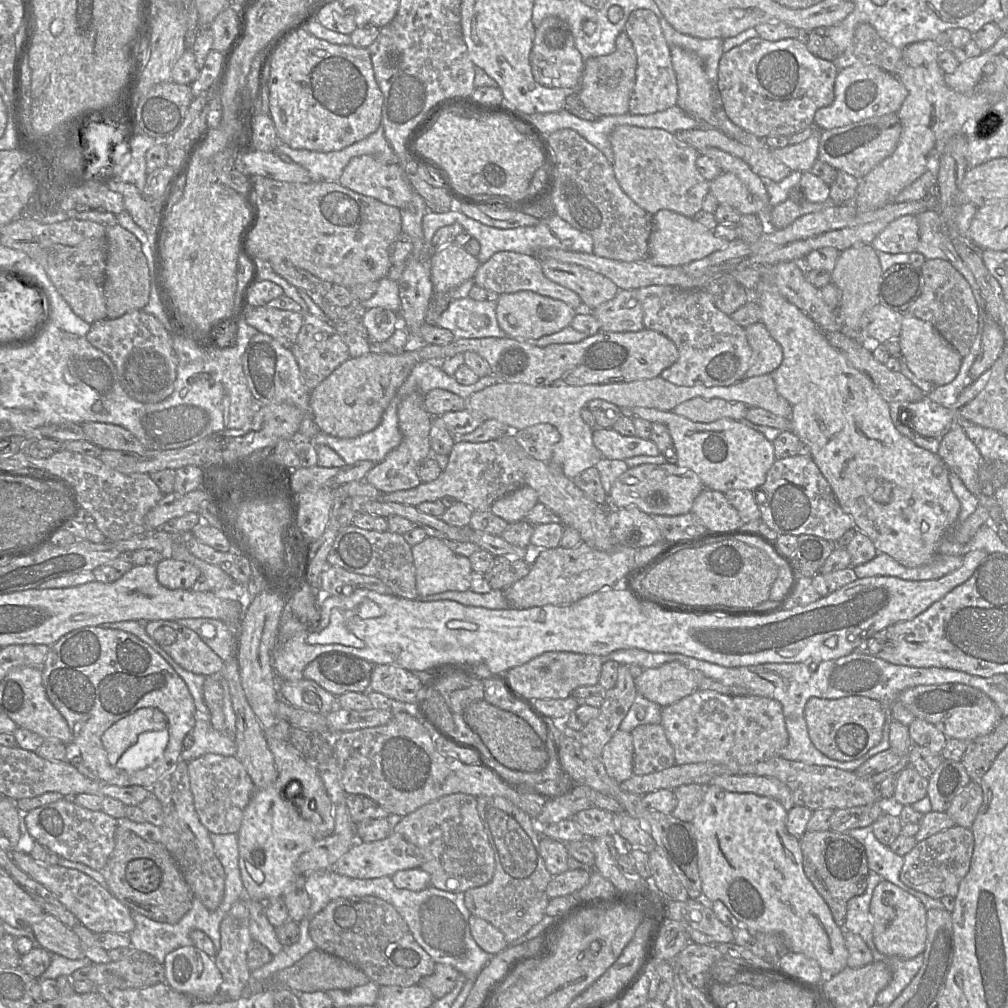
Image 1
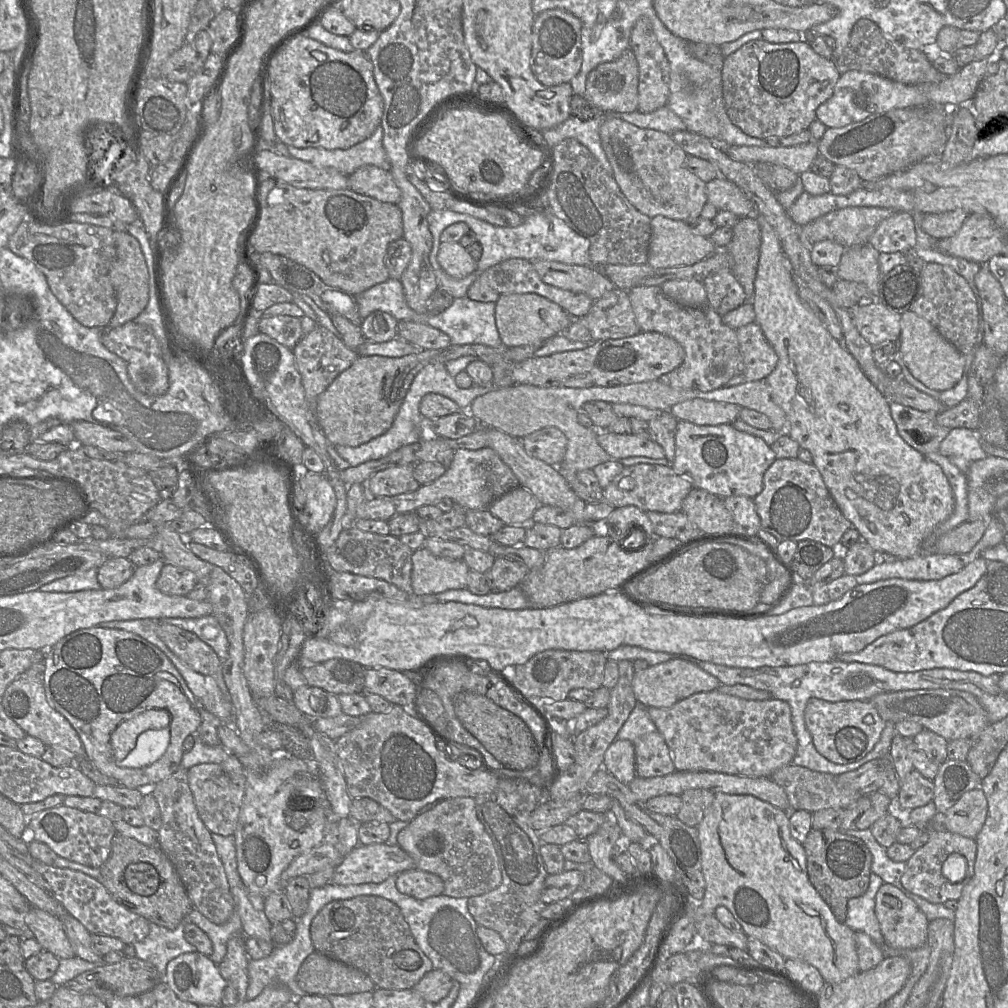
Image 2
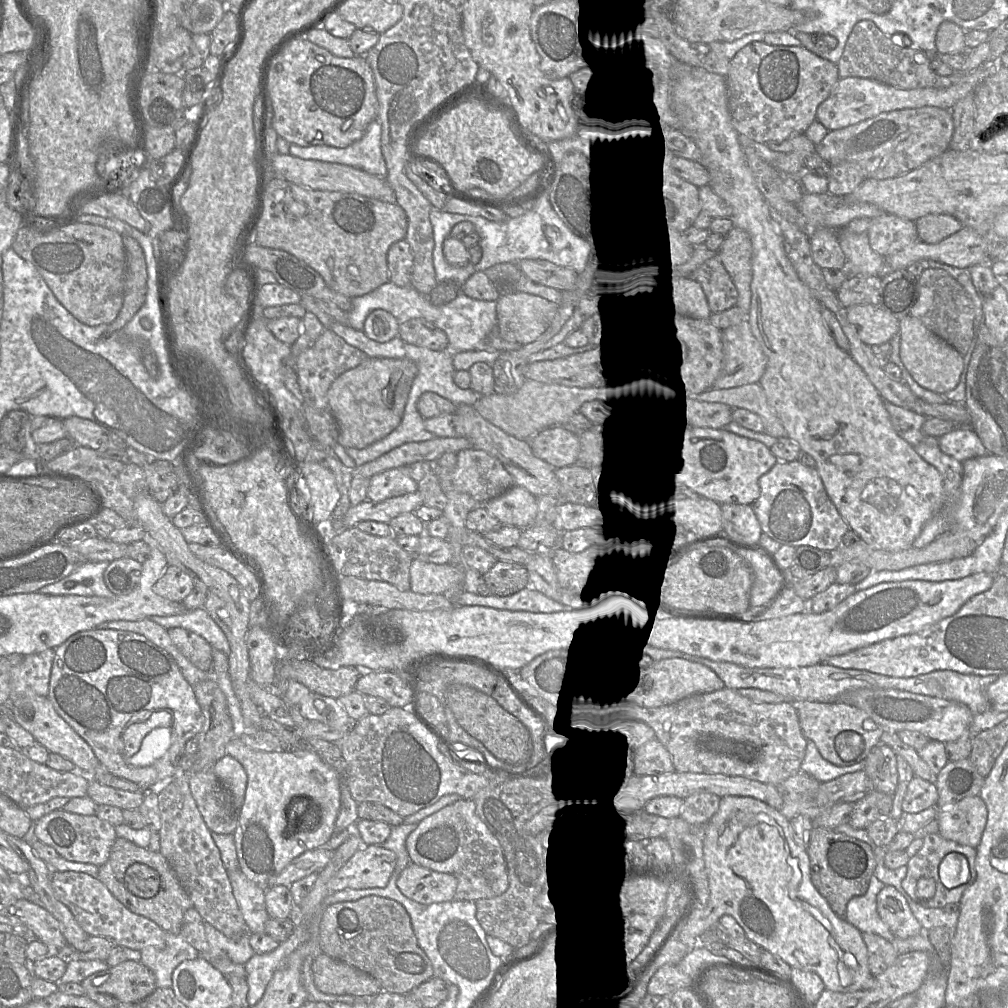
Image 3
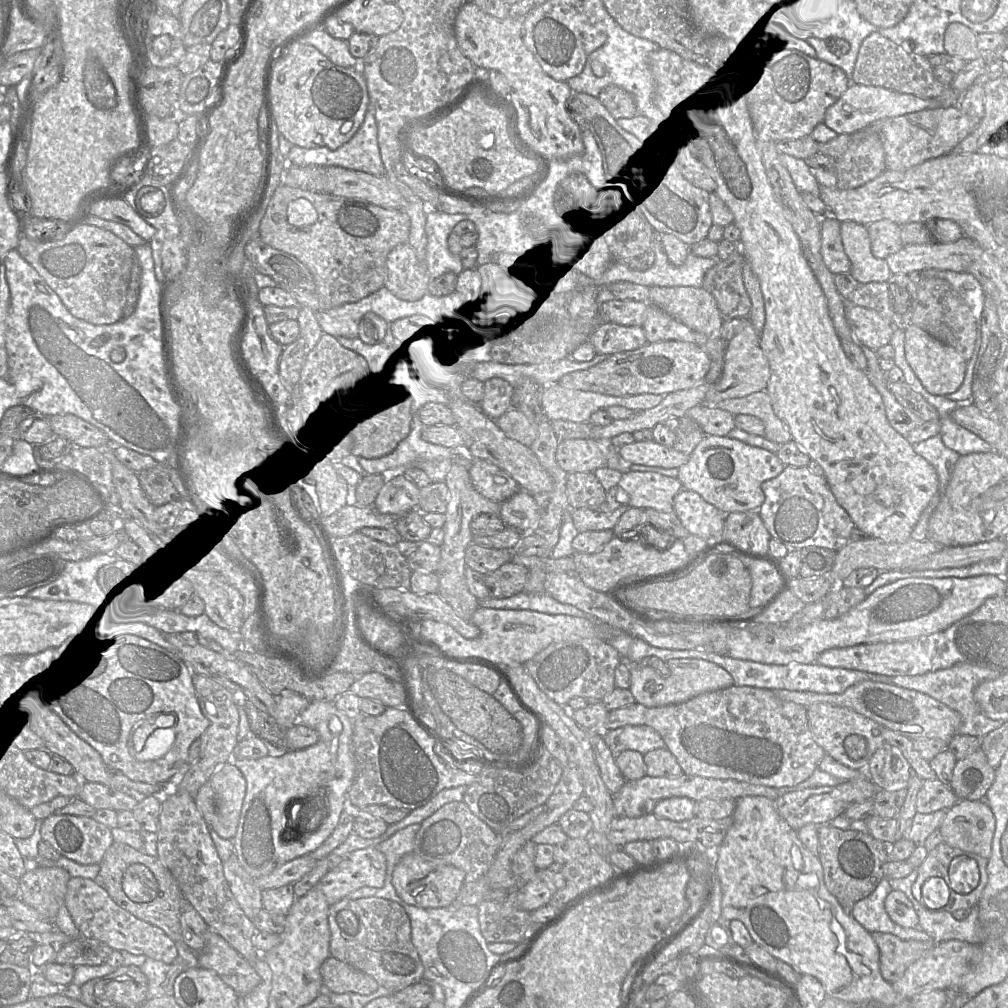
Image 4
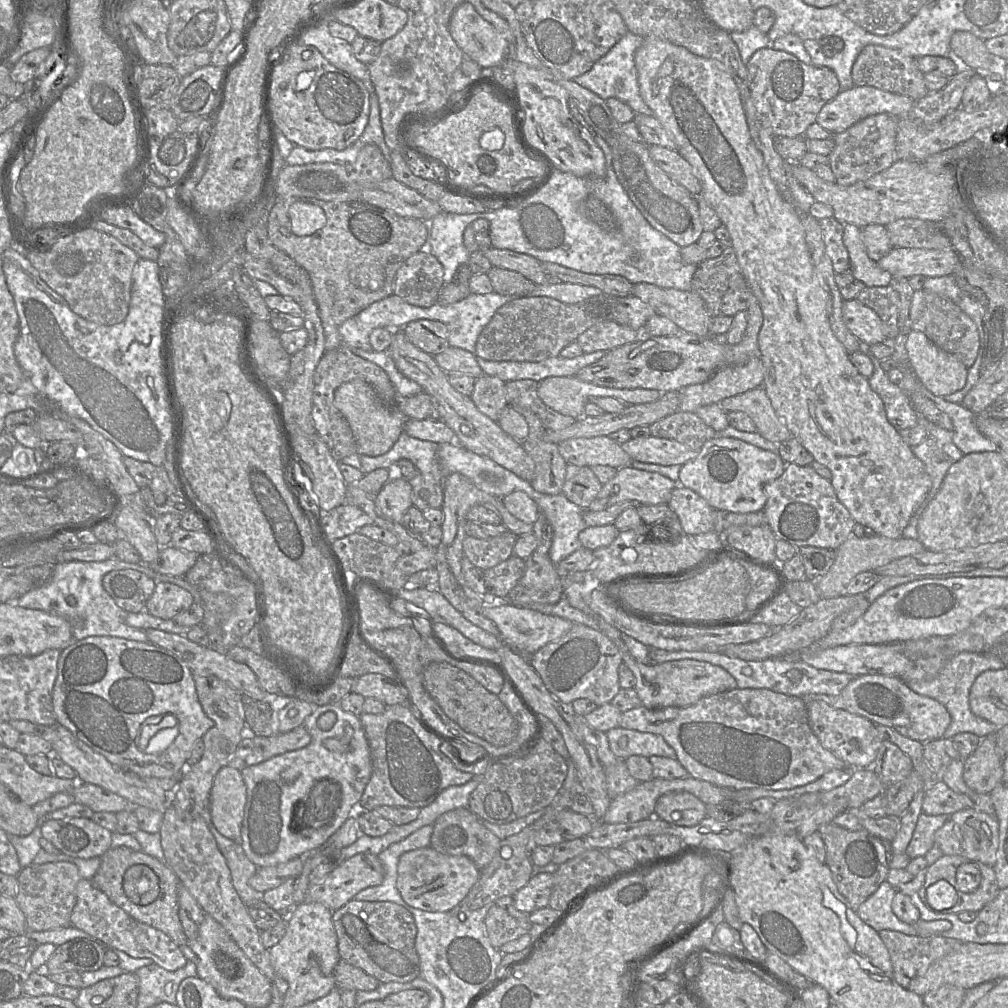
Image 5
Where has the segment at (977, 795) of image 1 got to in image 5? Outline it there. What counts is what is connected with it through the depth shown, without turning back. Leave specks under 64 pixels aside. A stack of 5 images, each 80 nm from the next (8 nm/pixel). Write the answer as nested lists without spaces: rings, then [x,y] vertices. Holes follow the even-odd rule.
[[[966,807],[950,815],[945,824],[935,832],[934,845],[938,846],[944,855],[962,856],[993,867],[999,847],[998,820],[984,812]]]

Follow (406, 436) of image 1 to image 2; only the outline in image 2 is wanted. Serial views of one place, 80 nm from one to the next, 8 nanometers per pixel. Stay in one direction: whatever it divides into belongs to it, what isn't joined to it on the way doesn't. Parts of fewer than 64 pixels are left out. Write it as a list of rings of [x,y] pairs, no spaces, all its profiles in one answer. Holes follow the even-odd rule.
[[[412,463],[386,468],[376,472],[366,482],[371,497],[395,496],[417,490],[420,484],[413,476]]]

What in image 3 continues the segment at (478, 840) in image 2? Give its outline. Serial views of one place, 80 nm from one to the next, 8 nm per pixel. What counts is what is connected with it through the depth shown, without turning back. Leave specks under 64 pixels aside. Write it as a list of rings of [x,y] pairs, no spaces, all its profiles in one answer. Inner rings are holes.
[[[460,799],[421,820],[407,837],[406,848],[411,863],[457,878],[455,900],[493,898],[509,887],[500,843],[477,815],[472,799]]]

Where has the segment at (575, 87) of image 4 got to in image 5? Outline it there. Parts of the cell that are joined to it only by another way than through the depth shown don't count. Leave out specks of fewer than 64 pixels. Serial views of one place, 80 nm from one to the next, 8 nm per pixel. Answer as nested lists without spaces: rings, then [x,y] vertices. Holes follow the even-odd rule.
[[[628,32],[608,51],[607,54],[595,62],[588,72],[573,78],[573,81],[597,94],[603,100],[616,97],[630,106],[636,114],[653,116],[653,111],[641,97],[638,72],[634,61],[635,52],[642,45],[643,40],[644,38]]]

